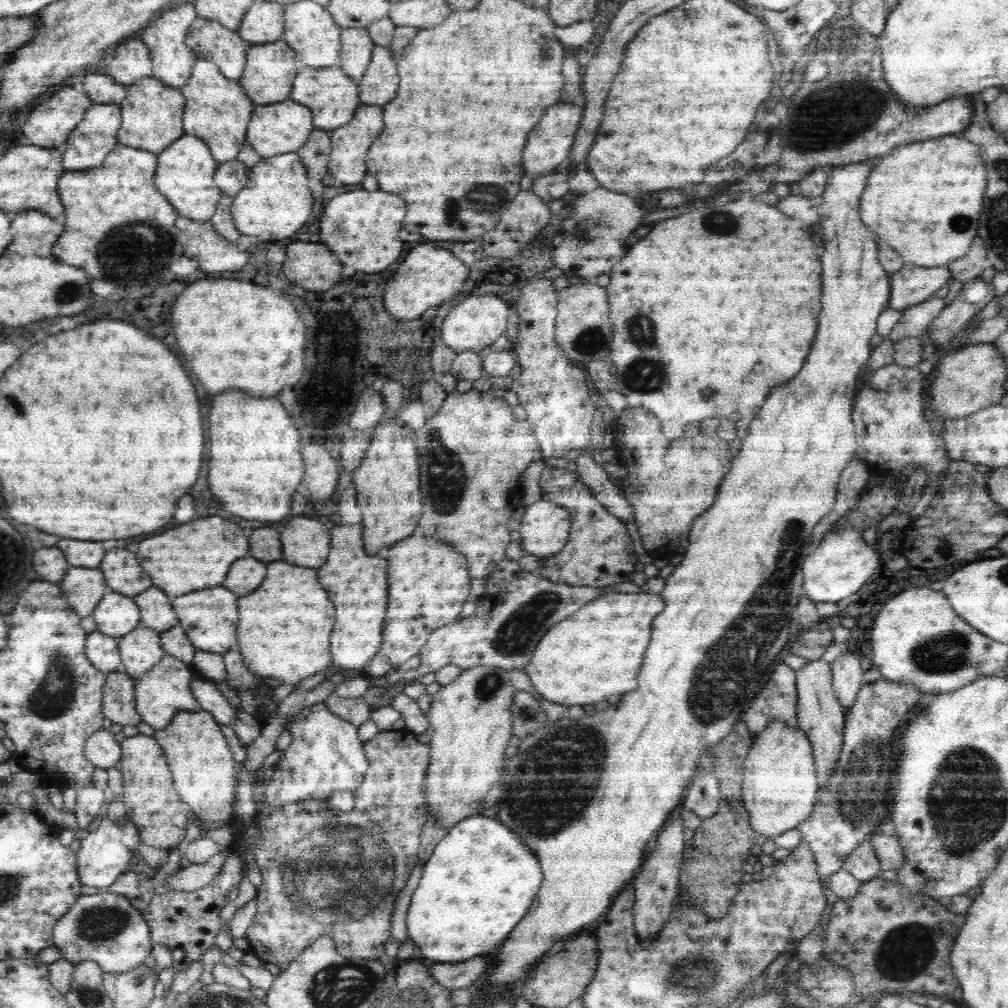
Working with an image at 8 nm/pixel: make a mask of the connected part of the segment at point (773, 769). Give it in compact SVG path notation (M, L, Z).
M772 720L768 726L752 735L752 742L742 761L743 782L741 802L749 814L749 823L754 832L763 838L780 836L792 828L799 828L814 810L814 802L819 788L816 778L816 762L812 757L812 747L808 737L801 728L790 728L783 720Z

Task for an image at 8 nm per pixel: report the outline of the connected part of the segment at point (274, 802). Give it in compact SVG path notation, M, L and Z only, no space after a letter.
M325 701L300 710L286 722L284 729L291 732L292 742L274 767L271 781L263 781L267 807L283 807L310 798L328 801L334 790L354 793L360 786L369 768L364 743L358 738L357 726L340 718L334 709L330 711Z

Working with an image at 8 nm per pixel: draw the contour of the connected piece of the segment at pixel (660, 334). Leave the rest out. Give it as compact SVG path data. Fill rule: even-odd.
M744 198L730 204L716 204L656 224L644 240L629 248L626 256L616 264L614 271L609 275L611 279L606 286L606 291L608 291L610 318L614 332L608 360L619 384L617 387L630 406L641 405L644 410L652 412L660 420L664 432L670 430L670 436L676 434L676 428L680 426L684 428L684 424L704 418L714 418L714 416L726 416L730 412L730 406L732 408L734 406L738 408L740 404L746 408L761 406L762 400L765 400L772 388L786 384L792 376L800 372L810 352L818 326L820 294L822 294L820 248L810 240L810 234L802 230L800 220L784 216L774 206L768 206L760 200Z

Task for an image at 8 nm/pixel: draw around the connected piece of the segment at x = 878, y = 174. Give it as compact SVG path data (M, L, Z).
M961 134L940 136L936 139L918 141L905 146L896 148L894 153L890 153L882 160L878 160L876 170L870 174L868 186L862 194L860 200L860 213L859 216L862 222L876 235L880 236L878 240L882 240L892 246L892 248L903 258L904 263L912 263L919 267L932 268L948 265L953 260L962 258L969 248L972 241L978 234L978 218L982 212L982 200L986 194L986 170L984 164L980 160L980 148L976 147L972 141L965 140Z

